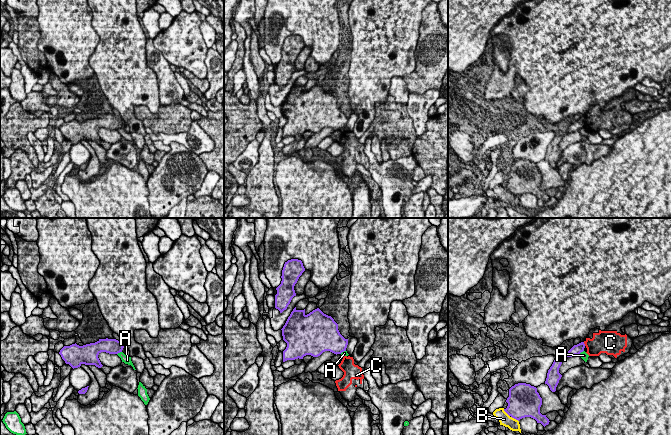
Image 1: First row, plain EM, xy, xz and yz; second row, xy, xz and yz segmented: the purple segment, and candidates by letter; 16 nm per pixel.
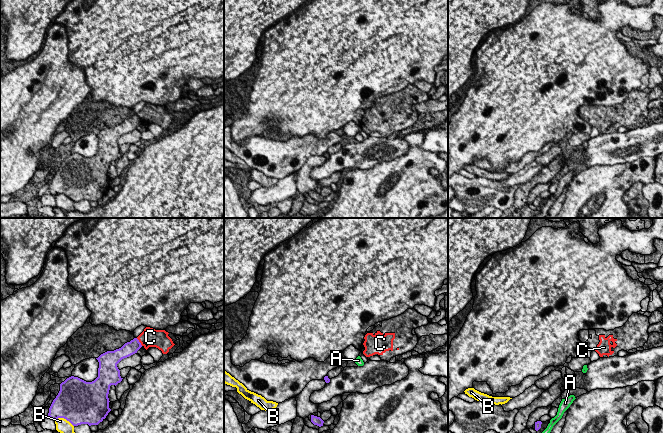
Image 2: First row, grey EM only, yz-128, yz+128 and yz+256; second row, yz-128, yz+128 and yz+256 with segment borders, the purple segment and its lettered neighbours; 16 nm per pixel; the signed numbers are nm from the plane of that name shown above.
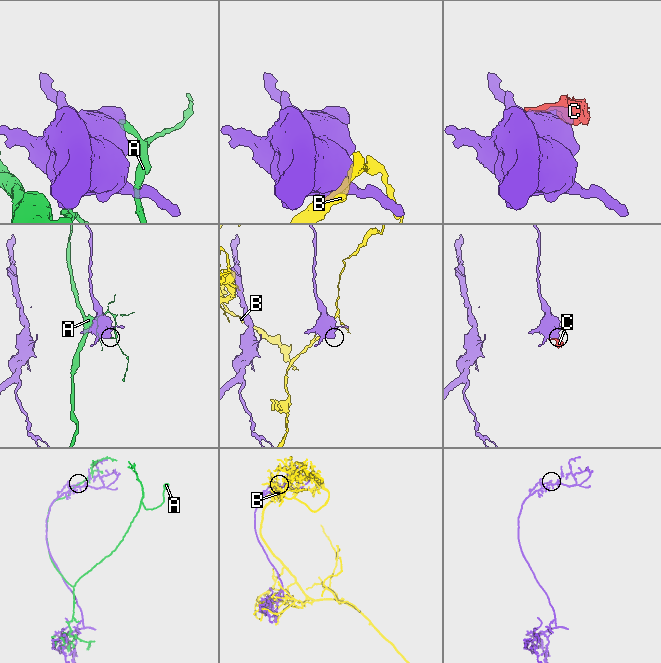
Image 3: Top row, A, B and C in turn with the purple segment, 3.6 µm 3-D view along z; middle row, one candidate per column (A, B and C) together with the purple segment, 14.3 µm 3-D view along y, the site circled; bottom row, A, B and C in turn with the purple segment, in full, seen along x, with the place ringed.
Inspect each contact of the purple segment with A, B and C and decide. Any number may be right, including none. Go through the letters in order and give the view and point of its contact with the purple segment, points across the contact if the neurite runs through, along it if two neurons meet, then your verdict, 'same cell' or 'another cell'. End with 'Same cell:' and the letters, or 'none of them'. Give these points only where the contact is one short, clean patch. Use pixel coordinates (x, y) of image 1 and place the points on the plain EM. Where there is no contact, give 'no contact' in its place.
A: yz (580, 128) | along yz (583, 126), (578, 130) | another cell
B: yz (515, 194) | another cell
C: yz (584, 120) | along yz (583, 118), (585, 121) | another cell
Same cell: none of them

